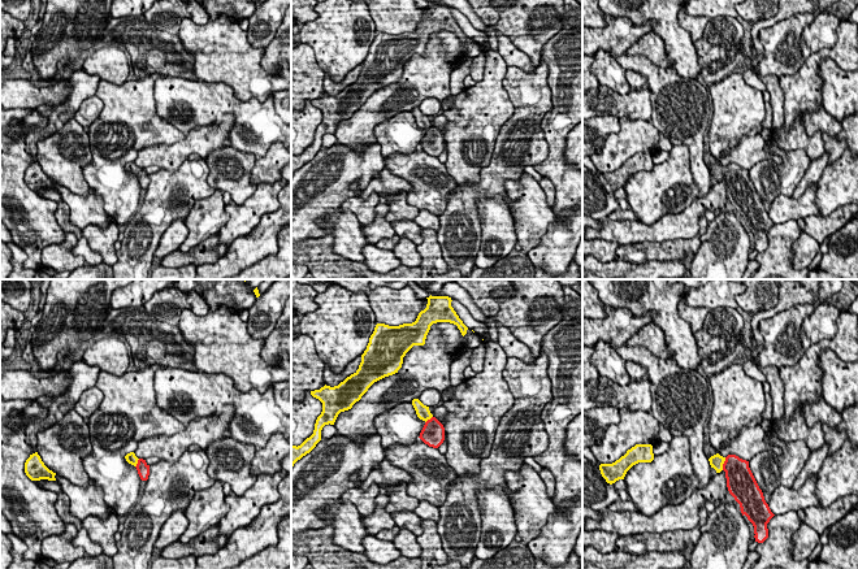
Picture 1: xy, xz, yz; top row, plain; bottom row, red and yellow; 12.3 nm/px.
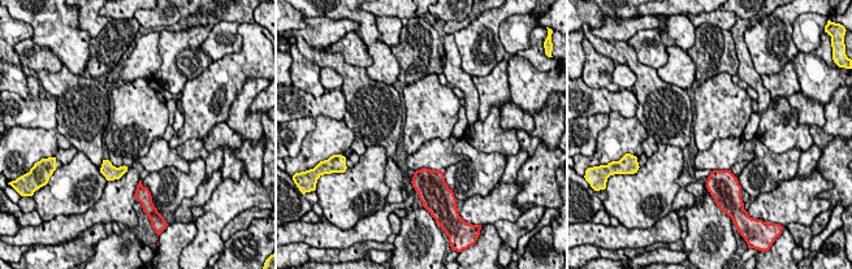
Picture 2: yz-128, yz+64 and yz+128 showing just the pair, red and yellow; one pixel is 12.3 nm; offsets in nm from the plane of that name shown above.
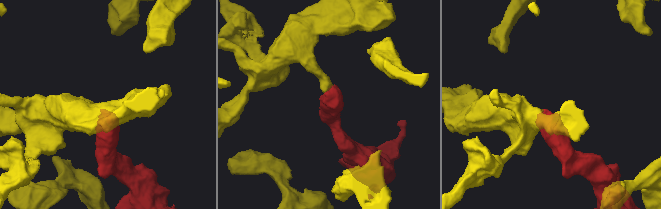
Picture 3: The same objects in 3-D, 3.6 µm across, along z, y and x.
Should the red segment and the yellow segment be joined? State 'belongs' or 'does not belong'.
belongs

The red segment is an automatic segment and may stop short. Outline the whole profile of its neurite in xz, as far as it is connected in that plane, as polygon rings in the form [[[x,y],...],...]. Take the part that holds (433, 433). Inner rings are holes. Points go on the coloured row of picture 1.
[[[413,399],[412,405],[417,417],[425,422],[419,438],[429,447],[438,448],[445,440],[443,425],[430,413],[429,407],[419,399]]]

